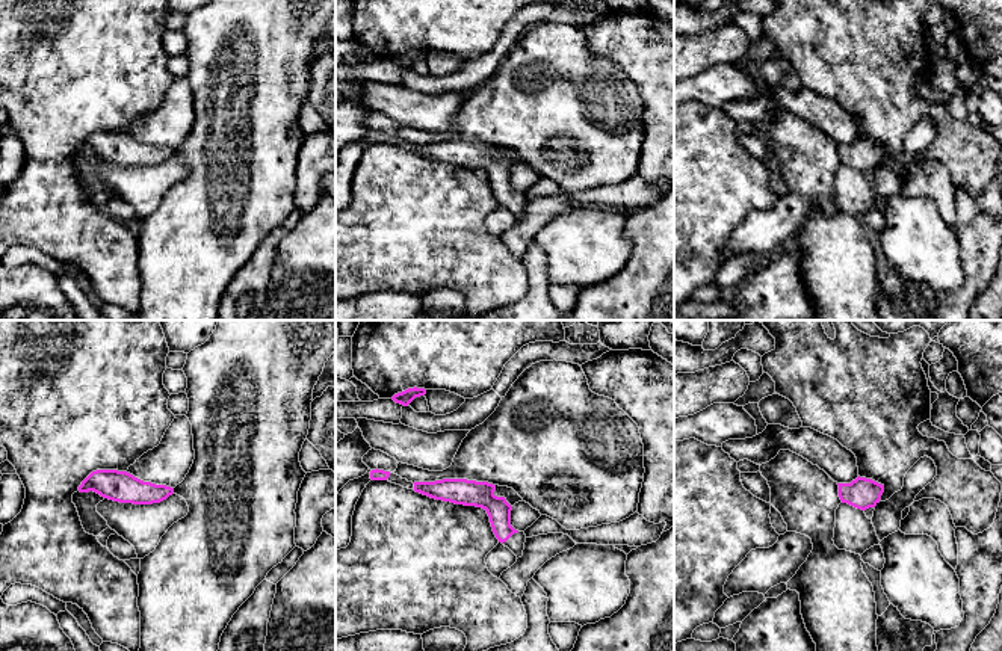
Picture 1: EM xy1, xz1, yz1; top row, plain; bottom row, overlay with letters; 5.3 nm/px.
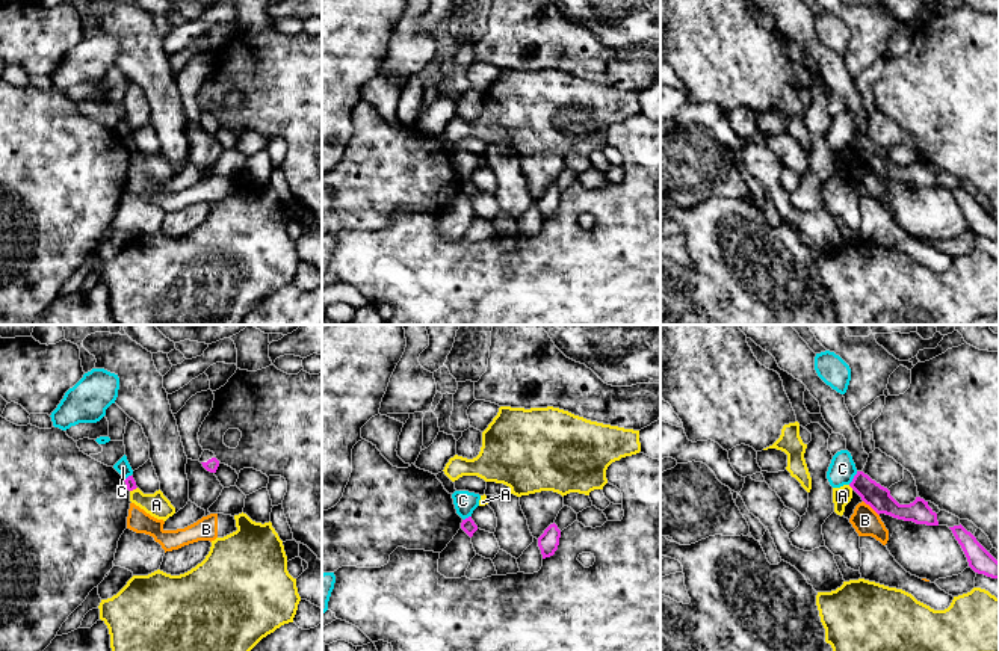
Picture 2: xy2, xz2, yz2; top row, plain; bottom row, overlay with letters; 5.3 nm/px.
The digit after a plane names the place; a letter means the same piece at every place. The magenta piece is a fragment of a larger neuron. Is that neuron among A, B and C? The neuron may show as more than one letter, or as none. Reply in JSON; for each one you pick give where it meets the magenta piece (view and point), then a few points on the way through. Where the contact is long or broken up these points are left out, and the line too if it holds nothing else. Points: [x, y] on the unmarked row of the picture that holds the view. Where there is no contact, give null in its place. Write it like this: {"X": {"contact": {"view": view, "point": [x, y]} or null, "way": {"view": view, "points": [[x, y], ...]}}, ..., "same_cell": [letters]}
{"same_cell": []}

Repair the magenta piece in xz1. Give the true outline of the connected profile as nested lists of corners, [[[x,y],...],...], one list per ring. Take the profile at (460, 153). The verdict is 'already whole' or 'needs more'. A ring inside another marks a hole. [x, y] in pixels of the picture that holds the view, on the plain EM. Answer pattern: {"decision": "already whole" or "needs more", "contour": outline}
{"decision": "needs more", "contour": [[[443,140],[414,143],[414,153],[435,162],[485,171],[499,204],[508,208],[517,221],[523,218],[526,196],[511,187],[512,168],[505,159],[494,156],[496,147],[467,140]]]}

